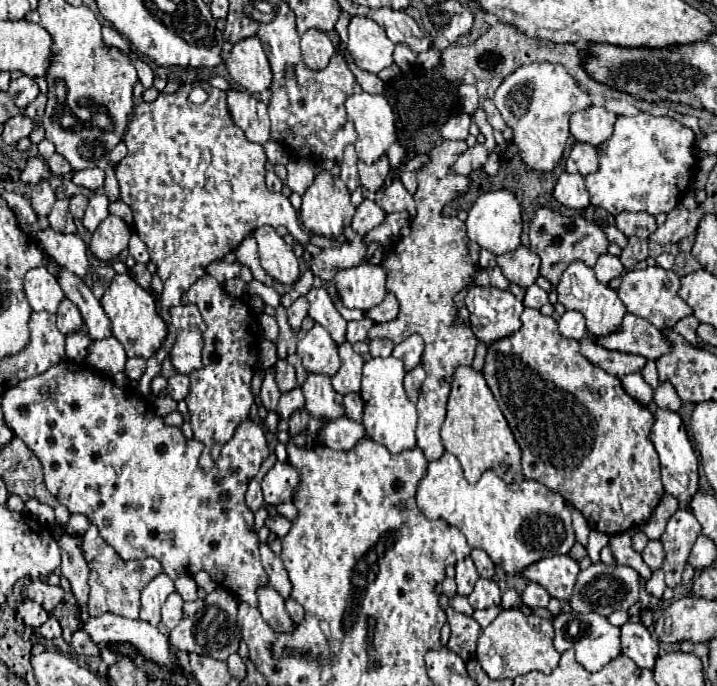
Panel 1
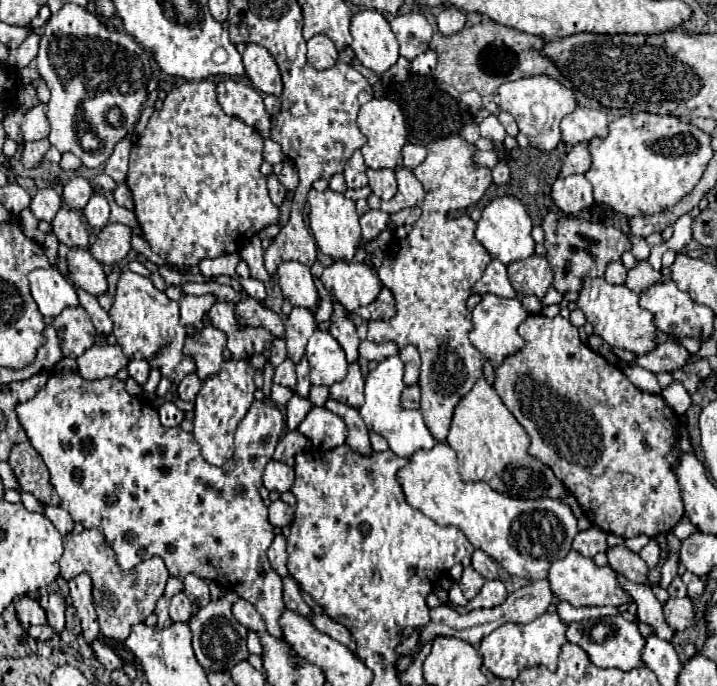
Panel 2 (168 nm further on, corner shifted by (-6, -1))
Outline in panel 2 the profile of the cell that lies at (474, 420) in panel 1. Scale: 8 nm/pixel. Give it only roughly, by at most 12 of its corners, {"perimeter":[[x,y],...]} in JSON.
{"perimeter":[[480,377],[446,443],[466,483],[524,499],[566,493]]}

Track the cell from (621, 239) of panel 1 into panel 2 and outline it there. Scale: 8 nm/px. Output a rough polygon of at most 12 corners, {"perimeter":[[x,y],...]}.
{"perimeter":[[628,235],[630,253],[636,259],[648,259],[650,245],[644,237]]}

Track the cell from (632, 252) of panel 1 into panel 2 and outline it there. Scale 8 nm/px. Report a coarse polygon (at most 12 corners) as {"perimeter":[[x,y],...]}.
{"perimeter":[[648,261],[628,271],[626,287],[634,293],[648,289],[662,275]]}

